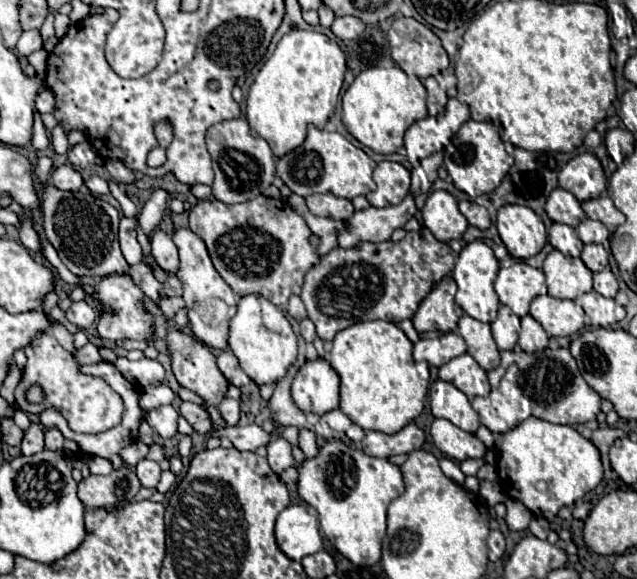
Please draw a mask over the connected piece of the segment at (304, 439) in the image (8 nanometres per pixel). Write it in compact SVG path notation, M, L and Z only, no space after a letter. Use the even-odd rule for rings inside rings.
M301 429L299 431L299 447L303 449L307 459L315 457L319 453L319 447L317 447L317 441L315 441L315 433L309 431L309 429Z

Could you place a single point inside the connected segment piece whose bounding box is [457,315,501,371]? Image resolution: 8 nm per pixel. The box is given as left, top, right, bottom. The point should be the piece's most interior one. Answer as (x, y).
(481, 346)

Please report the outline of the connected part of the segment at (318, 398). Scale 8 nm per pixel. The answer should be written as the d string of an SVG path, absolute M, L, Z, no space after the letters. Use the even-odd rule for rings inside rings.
M327 359L307 361L293 379L291 395L303 413L325 415L339 407L339 375Z

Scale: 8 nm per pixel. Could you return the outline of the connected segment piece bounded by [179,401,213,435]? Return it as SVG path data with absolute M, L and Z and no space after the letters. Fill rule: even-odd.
M183 401L181 407L179 407L179 413L193 425L195 431L203 433L203 435L209 435L211 433L211 421L209 421L209 415L203 407L195 405L195 403L189 403L189 401Z

